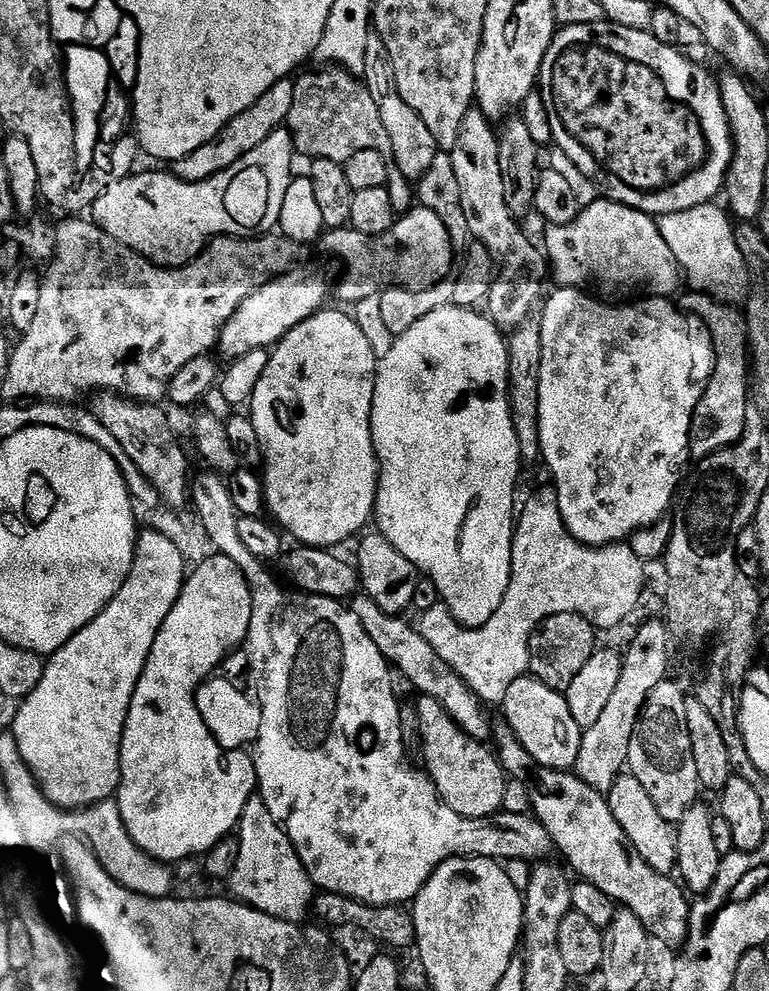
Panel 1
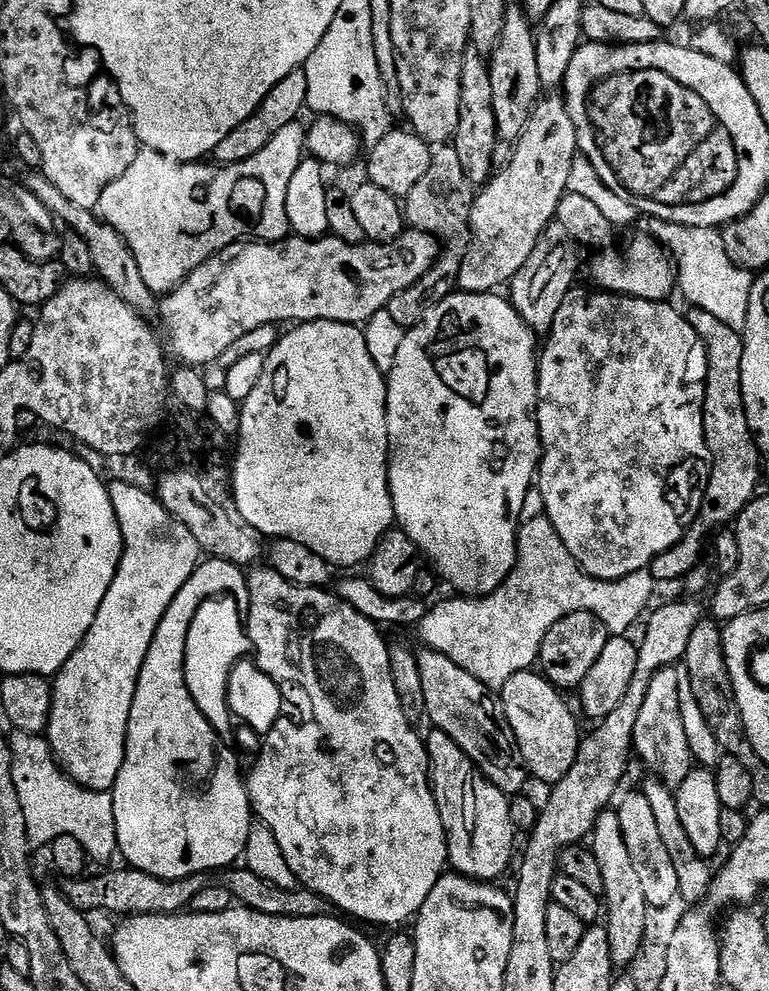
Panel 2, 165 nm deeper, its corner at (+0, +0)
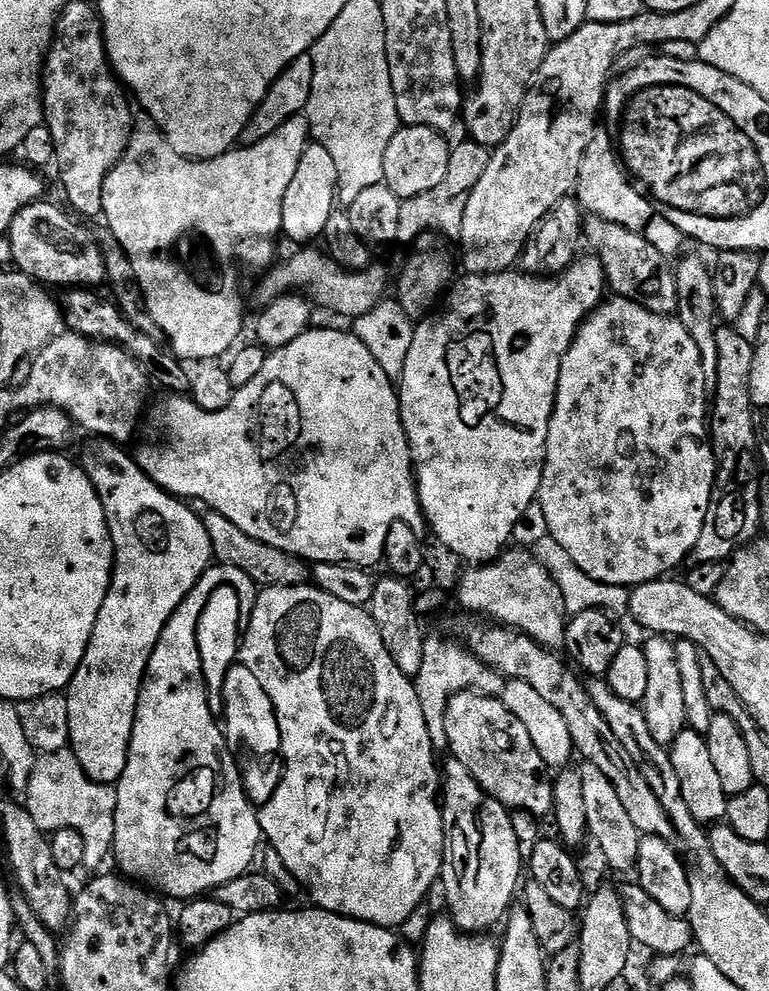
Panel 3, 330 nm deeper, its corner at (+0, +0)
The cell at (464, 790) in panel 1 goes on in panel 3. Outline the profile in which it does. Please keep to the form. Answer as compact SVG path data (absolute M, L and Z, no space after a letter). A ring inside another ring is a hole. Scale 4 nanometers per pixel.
M454 759L442 768L442 811L444 814L444 867L442 888L448 899L447 915L465 934L484 934L507 917L513 907L512 895L521 887L522 849L514 838L509 809L503 808Z

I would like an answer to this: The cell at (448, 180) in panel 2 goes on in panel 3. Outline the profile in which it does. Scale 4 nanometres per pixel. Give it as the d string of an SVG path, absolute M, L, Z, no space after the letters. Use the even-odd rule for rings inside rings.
M465 139L464 144L456 144L450 154L450 170L446 170L446 178L442 178L434 190L426 190L426 194L418 194L414 198L403 201L400 205L398 230L400 240L415 241L423 232L443 234L448 238L458 238L462 230L462 214L466 214L466 202L470 202L470 194L474 194L474 186L486 174L486 166L490 166L492 152L486 146L475 144Z

